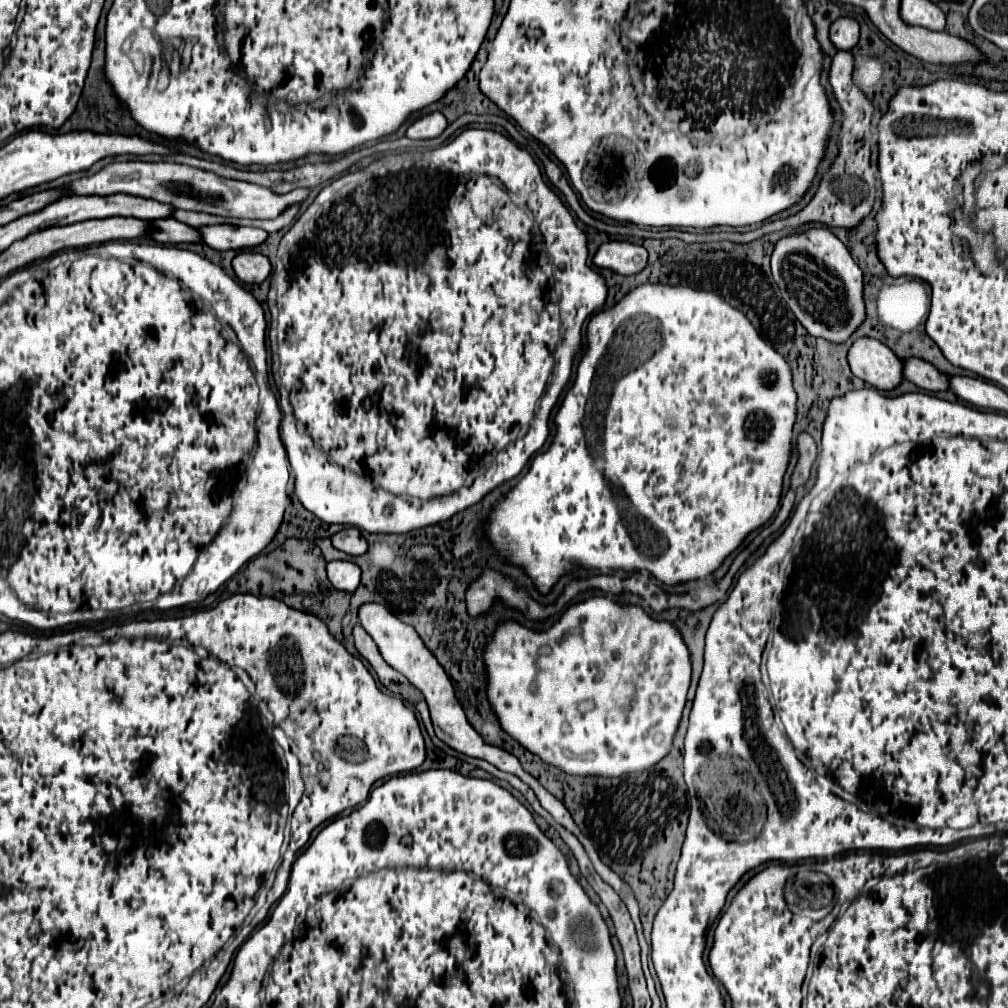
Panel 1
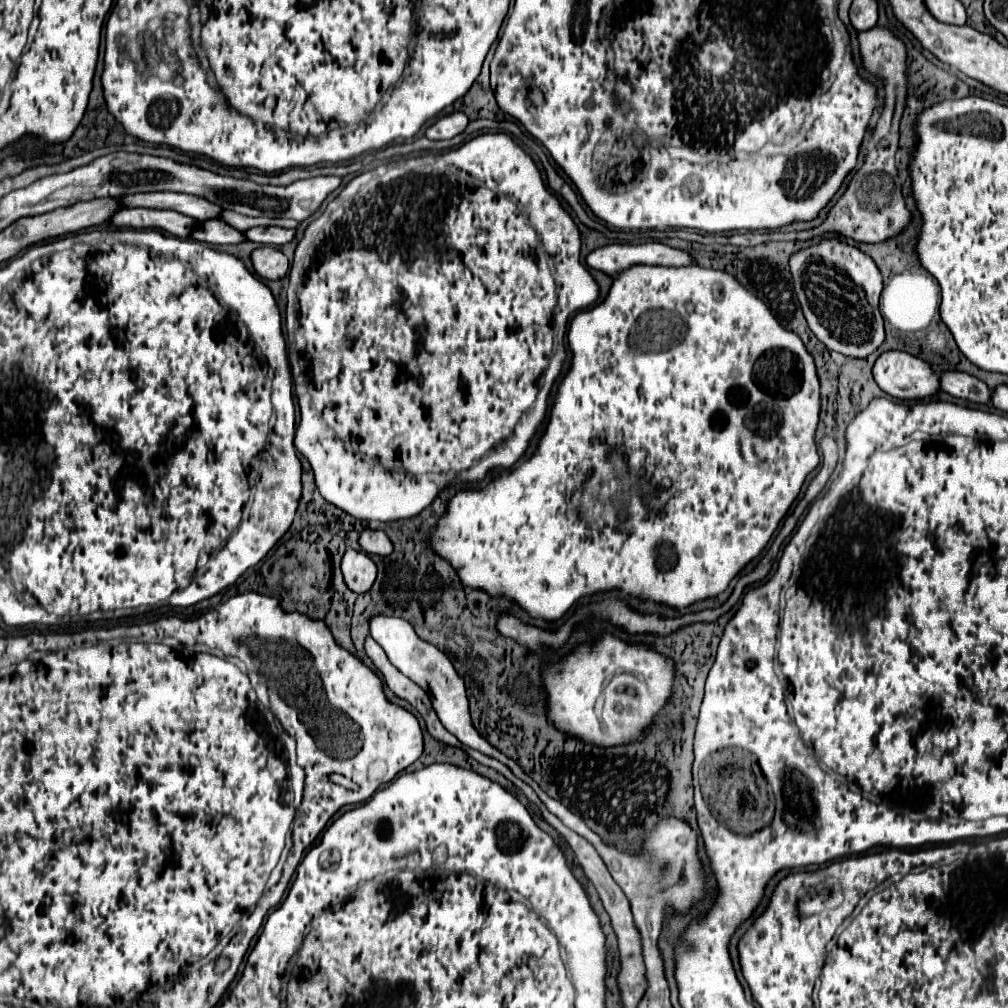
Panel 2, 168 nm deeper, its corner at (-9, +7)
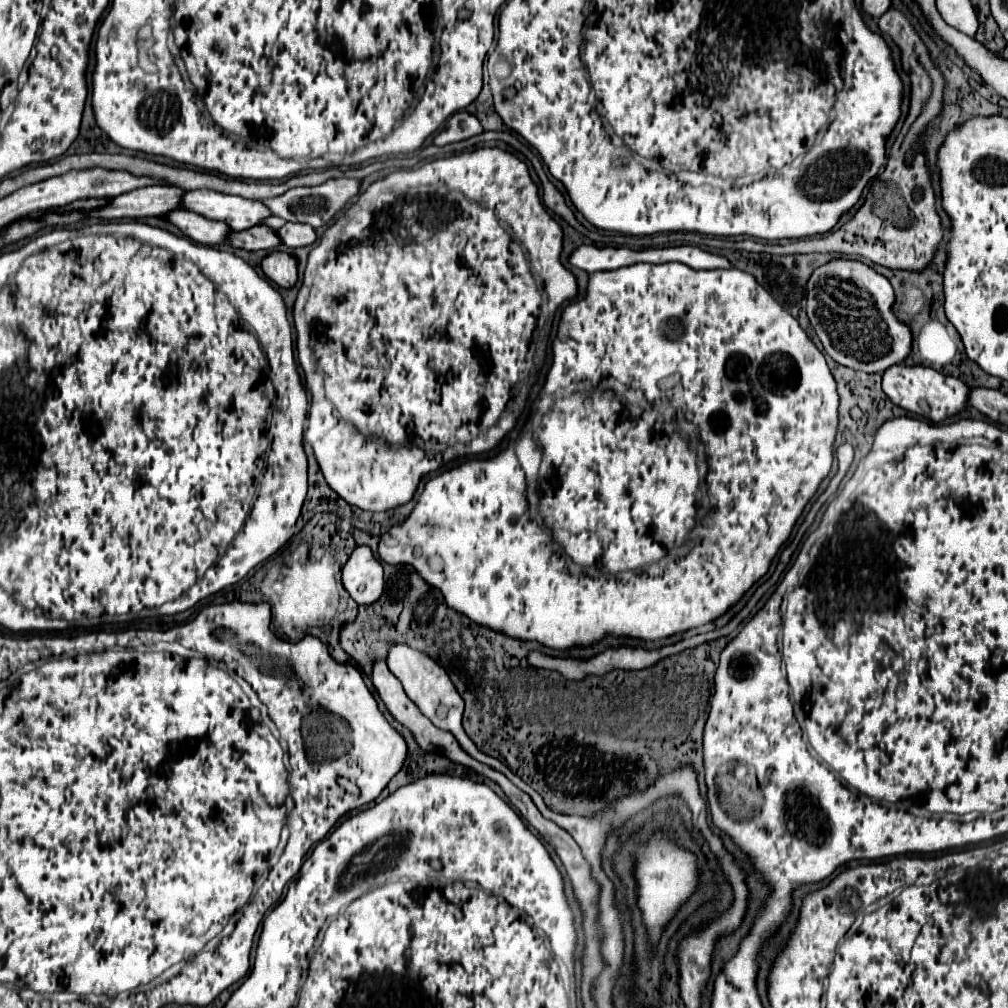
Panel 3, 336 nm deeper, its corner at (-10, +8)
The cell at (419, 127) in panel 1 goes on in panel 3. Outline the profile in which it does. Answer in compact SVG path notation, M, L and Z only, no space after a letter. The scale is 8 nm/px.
M458 111L446 121L446 127L434 137L434 145L442 147L442 145L448 145L448 143L464 141L464 139L470 139L474 135L480 135L482 131L484 129L474 115L470 115L466 111Z

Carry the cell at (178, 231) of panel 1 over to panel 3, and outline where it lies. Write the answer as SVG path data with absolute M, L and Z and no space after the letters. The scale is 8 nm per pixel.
M260 225L260 227L254 227L254 229L246 229L242 233L232 231L228 243L232 247L240 247L240 249L246 249L246 251L260 251L260 249L274 249L282 241L280 241L280 237L274 229Z

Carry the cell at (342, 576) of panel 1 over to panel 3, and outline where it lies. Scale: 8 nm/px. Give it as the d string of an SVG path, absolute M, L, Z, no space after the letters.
M356 547L342 569L342 585L358 605L376 603L382 595L384 573L370 547Z

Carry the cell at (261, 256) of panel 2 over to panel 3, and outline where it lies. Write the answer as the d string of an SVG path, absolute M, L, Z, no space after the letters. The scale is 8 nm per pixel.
M272 251L262 261L262 271L270 281L274 281L278 287L284 289L294 287L298 281L298 263L292 255L284 251Z

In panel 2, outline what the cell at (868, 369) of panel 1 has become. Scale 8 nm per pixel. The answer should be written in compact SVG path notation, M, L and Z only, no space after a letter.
M887 350L875 360L873 378L885 394L899 400L927 398L939 388L939 376L927 362L899 350Z

